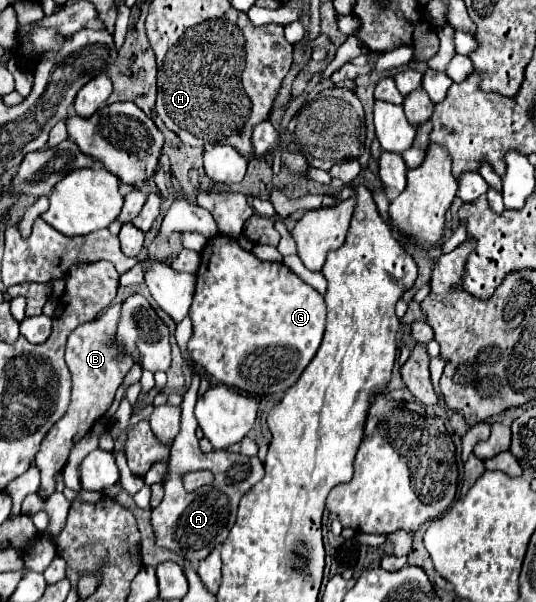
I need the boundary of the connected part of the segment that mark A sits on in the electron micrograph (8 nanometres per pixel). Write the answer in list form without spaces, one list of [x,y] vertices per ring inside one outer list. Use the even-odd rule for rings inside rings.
[[[194,373],[192,383],[184,395],[182,401],[182,421],[180,421],[180,433],[176,435],[172,443],[172,455],[170,455],[170,477],[164,483],[164,499],[162,503],[152,511],[152,527],[156,533],[156,543],[168,551],[178,553],[180,557],[198,563],[206,559],[206,555],[224,543],[228,537],[230,527],[236,521],[236,509],[240,497],[256,485],[264,477],[264,465],[258,457],[246,457],[230,451],[212,451],[202,453],[198,447],[196,437],[196,417],[194,417],[194,403],[198,395],[198,381],[200,377]],[[208,469],[214,473],[214,481],[206,487],[200,487],[192,493],[182,489],[182,475],[188,471],[200,471]]]

